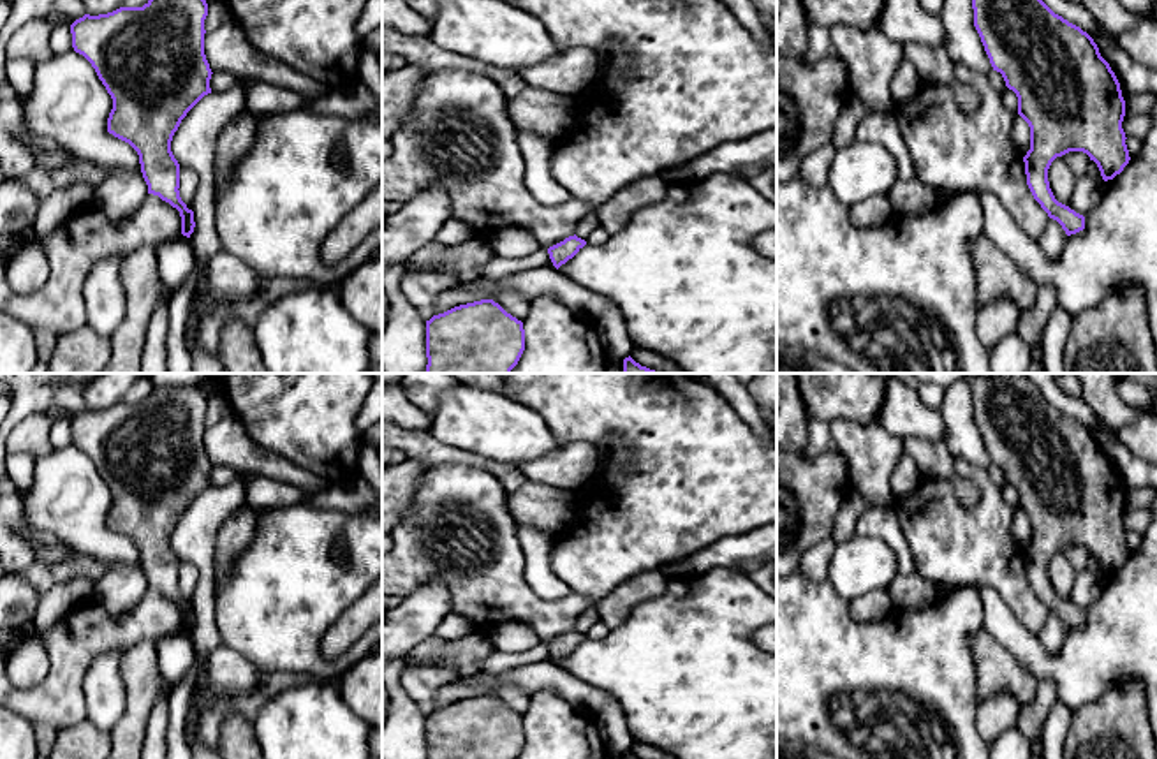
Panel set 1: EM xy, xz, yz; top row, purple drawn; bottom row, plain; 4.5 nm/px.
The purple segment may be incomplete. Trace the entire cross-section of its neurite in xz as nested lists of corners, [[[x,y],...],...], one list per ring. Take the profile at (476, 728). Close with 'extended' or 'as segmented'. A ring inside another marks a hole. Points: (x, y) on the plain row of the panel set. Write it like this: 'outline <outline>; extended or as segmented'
outline [[[493,694],[454,701],[426,715],[428,759],[518,759],[523,717]]]; as segmented

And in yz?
outline [[[970,375],[965,382],[990,458],[1016,488],[1018,509],[1030,521],[1030,544],[1023,551],[1027,579],[1048,611],[1057,615],[1067,630],[1076,629],[1085,623],[1085,611],[1055,593],[1048,564],[1057,551],[1083,546],[1097,558],[1104,576],[1124,565],[1131,551],[1122,523],[1125,495],[1120,477],[1094,433],[1055,409],[1028,377]]]; as segmented

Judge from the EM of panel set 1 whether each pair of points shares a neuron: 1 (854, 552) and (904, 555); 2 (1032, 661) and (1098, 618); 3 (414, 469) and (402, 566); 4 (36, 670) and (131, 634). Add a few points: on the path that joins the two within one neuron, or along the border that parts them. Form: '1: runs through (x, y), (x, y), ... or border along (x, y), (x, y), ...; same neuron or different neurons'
1: border along (858, 536), (881, 539), (893, 552), (899, 573); different neurons
2: runs through (1050, 661), (1064, 661), (1089, 636); same neuron
3: border along (425, 471), (418, 483), (414, 504), (400, 522); different neurons
4: border along (37, 636), (48, 675), (18, 689); different neurons

